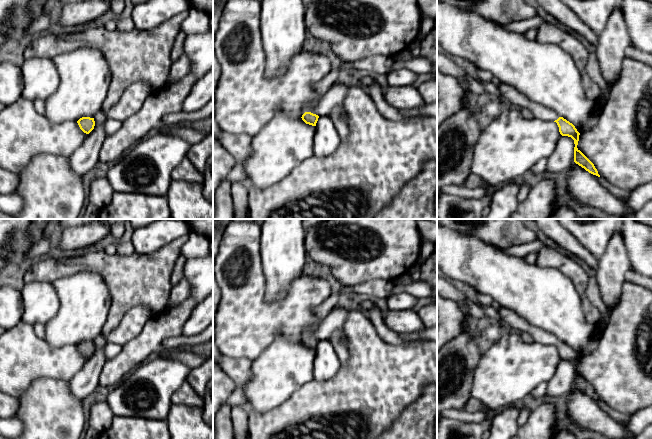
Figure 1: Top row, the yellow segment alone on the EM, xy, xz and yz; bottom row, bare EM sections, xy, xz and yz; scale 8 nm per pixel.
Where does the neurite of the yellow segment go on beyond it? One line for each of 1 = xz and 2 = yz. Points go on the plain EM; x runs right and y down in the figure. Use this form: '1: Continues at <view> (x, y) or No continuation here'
1: Continues at xz (309, 331)
2: Continues at yz (515, 322)

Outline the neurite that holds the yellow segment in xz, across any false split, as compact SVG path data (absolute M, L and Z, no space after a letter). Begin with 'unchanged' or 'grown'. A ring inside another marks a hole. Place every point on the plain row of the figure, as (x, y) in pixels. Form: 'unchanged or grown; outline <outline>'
grown; outline M313 324L306 328L303 334L302 344L309 349L316 350L319 340L314 337L314 329L316 325Z

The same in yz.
grown; outline M500 306L498 313L500 319L508 325L510 330L515 330L519 333L529 333L535 342L543 345L556 346L560 358L562 360L571 361L574 364L574 386L589 397L600 401L594 388L577 372L580 357L572 347L560 341L555 335L531 325L526 319L519 316L513 310Z

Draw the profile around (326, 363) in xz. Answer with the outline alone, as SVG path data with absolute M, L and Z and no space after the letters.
M329 340L319 341L313 365L314 380L330 380L338 372L340 365L333 343Z

